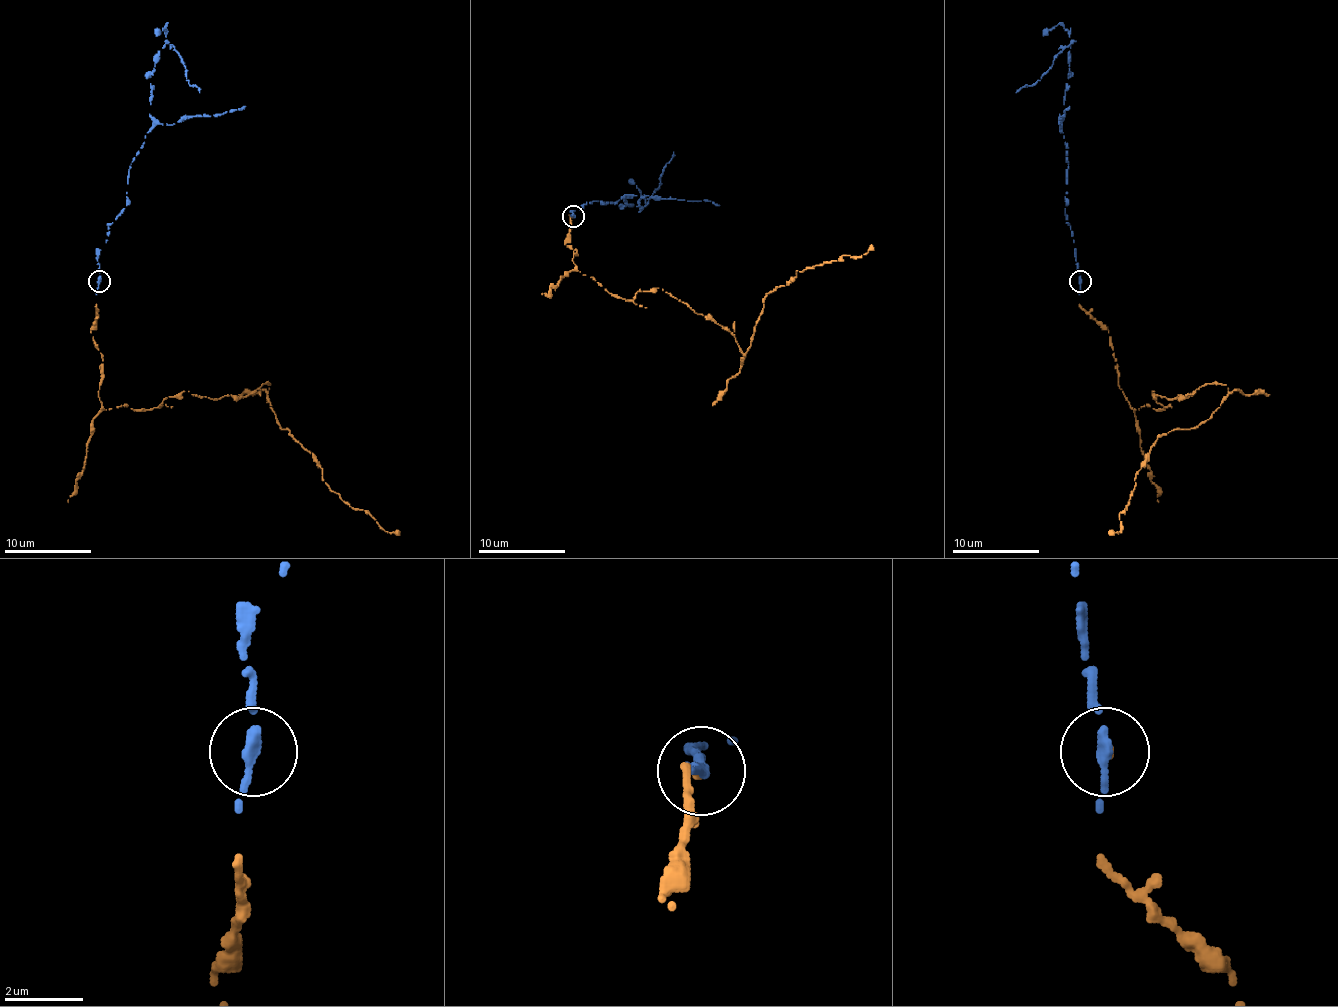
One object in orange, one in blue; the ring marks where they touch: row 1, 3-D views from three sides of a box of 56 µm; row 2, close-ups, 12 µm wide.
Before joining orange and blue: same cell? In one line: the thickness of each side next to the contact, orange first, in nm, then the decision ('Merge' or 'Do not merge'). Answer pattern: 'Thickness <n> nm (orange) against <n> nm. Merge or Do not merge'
Thickness 90 nm (orange) against 240 nm. Merge

